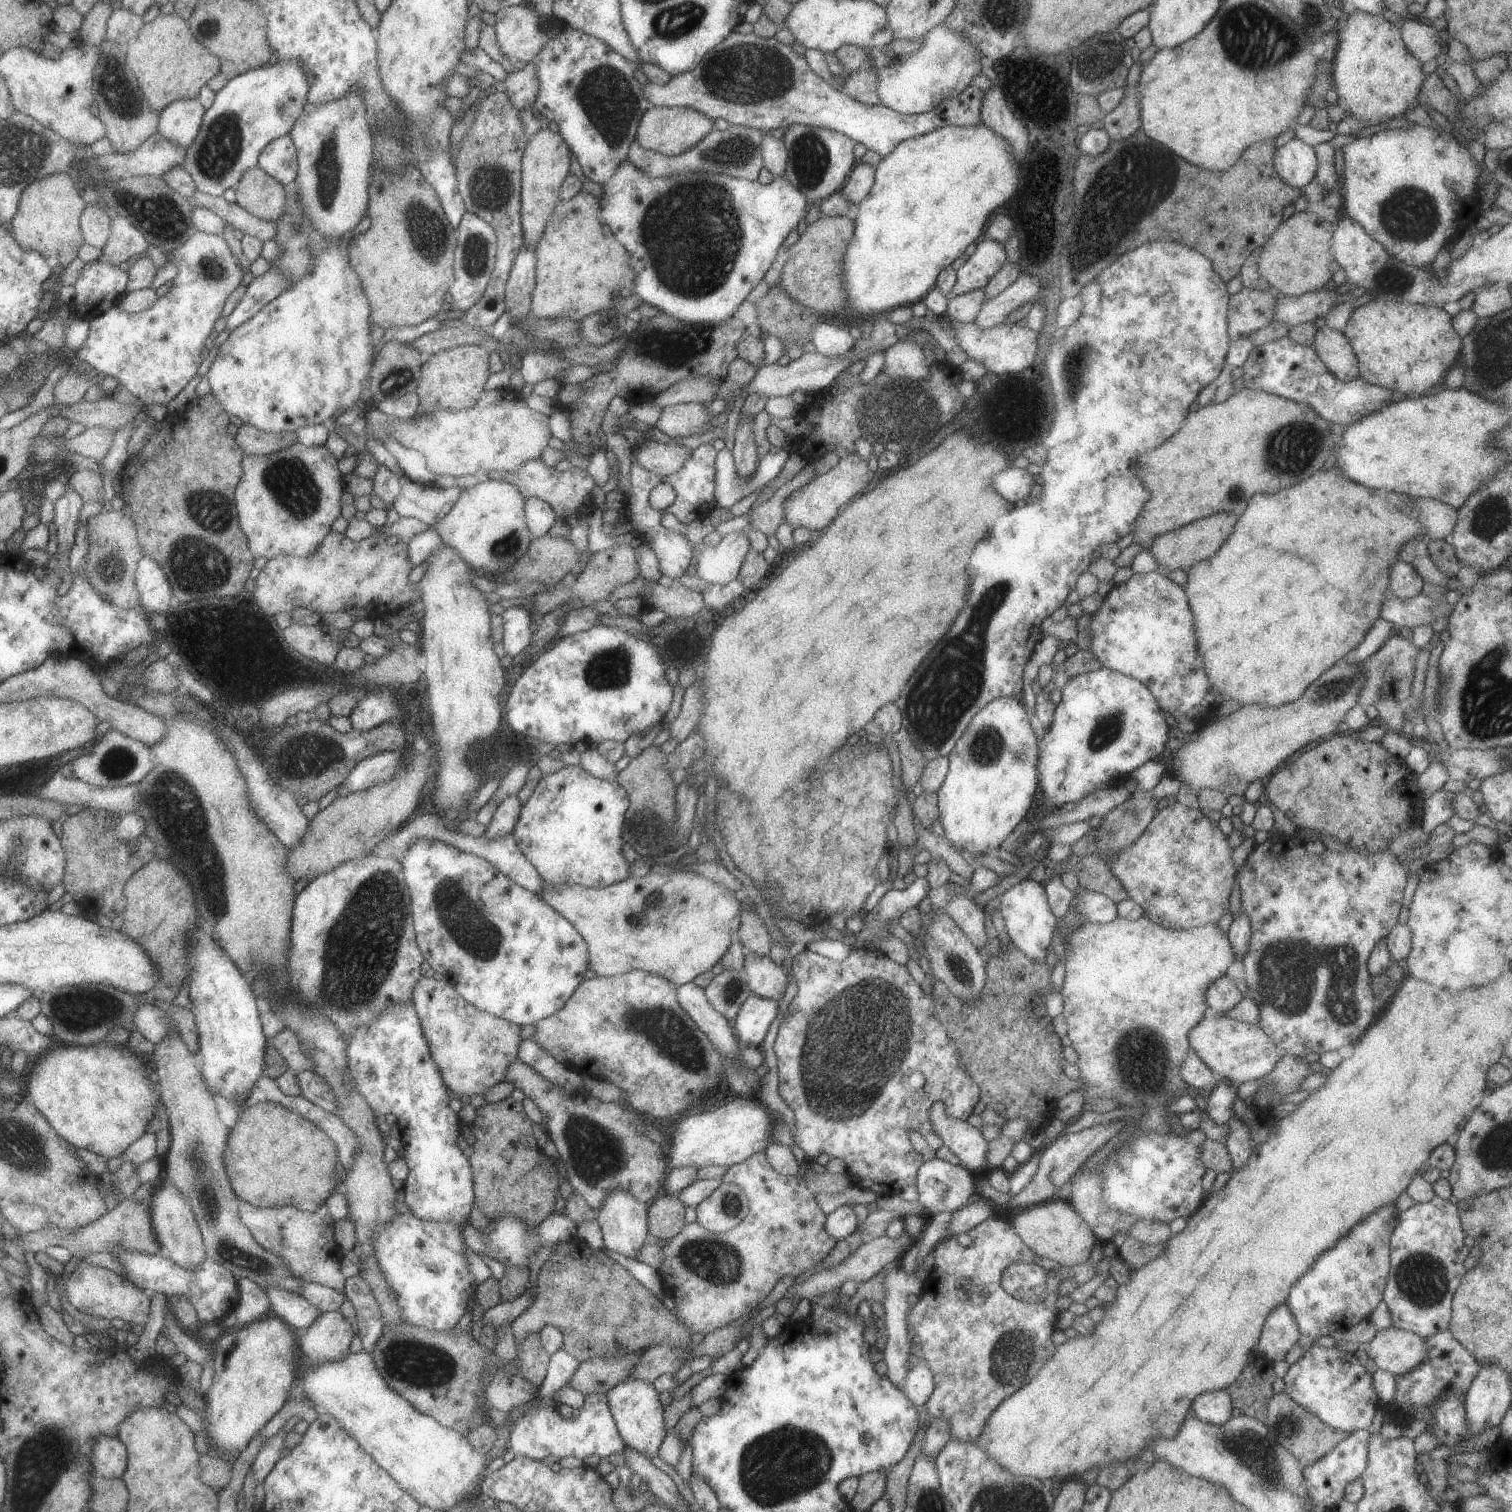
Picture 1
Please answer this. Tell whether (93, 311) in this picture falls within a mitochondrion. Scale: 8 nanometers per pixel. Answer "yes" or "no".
no

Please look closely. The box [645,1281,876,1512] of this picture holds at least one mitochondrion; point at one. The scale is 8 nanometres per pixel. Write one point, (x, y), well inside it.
(780, 1465)

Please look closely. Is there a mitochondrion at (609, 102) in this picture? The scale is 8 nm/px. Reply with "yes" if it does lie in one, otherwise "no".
yes

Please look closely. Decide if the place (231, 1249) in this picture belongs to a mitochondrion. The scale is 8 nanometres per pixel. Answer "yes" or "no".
yes

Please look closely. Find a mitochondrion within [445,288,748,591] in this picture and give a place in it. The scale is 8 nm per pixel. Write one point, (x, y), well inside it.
(672, 349)

